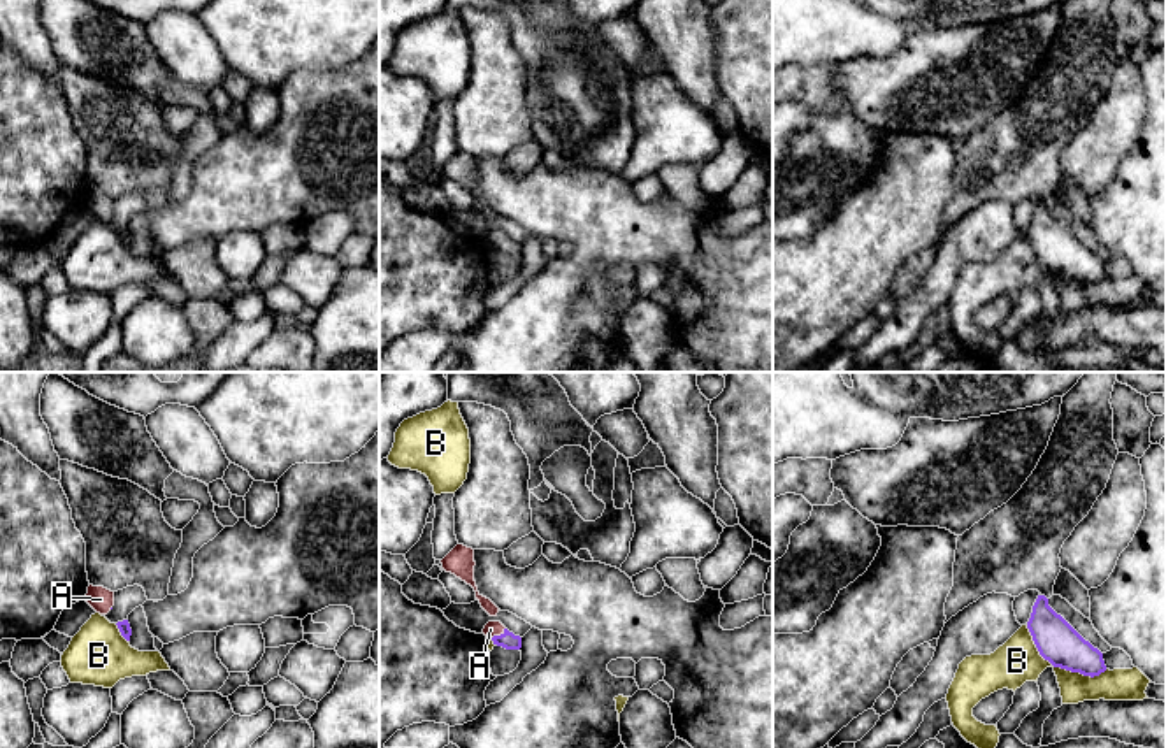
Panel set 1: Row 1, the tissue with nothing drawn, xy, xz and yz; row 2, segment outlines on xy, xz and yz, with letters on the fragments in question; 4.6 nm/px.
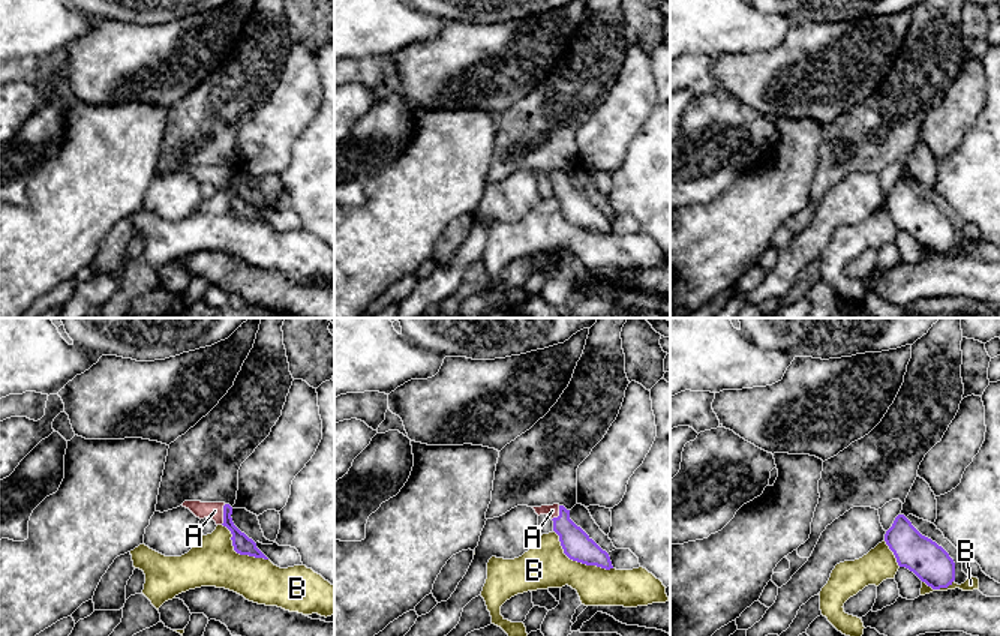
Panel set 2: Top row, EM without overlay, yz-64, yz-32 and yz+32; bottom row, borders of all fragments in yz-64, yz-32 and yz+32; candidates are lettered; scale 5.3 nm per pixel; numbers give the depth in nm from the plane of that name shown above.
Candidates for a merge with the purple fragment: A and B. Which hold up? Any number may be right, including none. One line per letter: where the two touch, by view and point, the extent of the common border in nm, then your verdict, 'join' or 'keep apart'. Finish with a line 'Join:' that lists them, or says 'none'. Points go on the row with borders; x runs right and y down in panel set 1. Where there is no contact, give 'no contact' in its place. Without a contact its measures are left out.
A: xz (501, 634) | 80 nm | join
B: yz (1059, 666) | 420 nm | keep apart
Join: A

